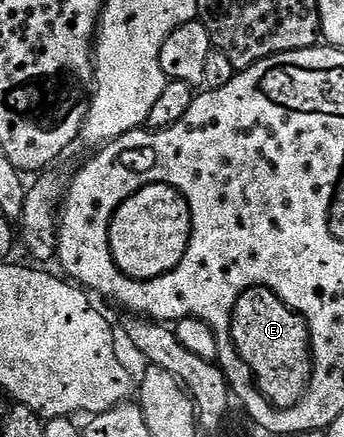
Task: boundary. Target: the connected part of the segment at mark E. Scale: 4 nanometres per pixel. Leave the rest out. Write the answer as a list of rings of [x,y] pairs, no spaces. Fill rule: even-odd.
[[[261,285],[246,288],[234,300],[234,305],[228,314],[228,335],[242,363],[246,364],[253,374],[255,385],[271,405],[277,409],[291,408],[299,401],[310,383],[312,371],[308,333],[301,316],[291,311],[274,292],[267,288]]]

